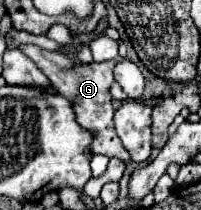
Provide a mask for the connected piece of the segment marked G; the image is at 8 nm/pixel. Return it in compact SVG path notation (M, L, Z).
M33 44L21 46L21 50L23 50L23 54L27 54L39 66L39 70L43 70L43 74L51 80L53 88L59 90L59 94L65 96L73 104L75 120L79 122L81 128L85 128L87 132L93 134L93 142L89 146L89 152L91 154L103 154L107 158L119 158L123 164L129 164L131 156L127 154L127 150L119 142L119 136L115 134L115 128L113 128L115 109L109 94L110 87L115 81L113 66L115 66L117 60L79 64L79 62L71 62L65 54L47 52L47 50L43 50L39 46L33 46Z

